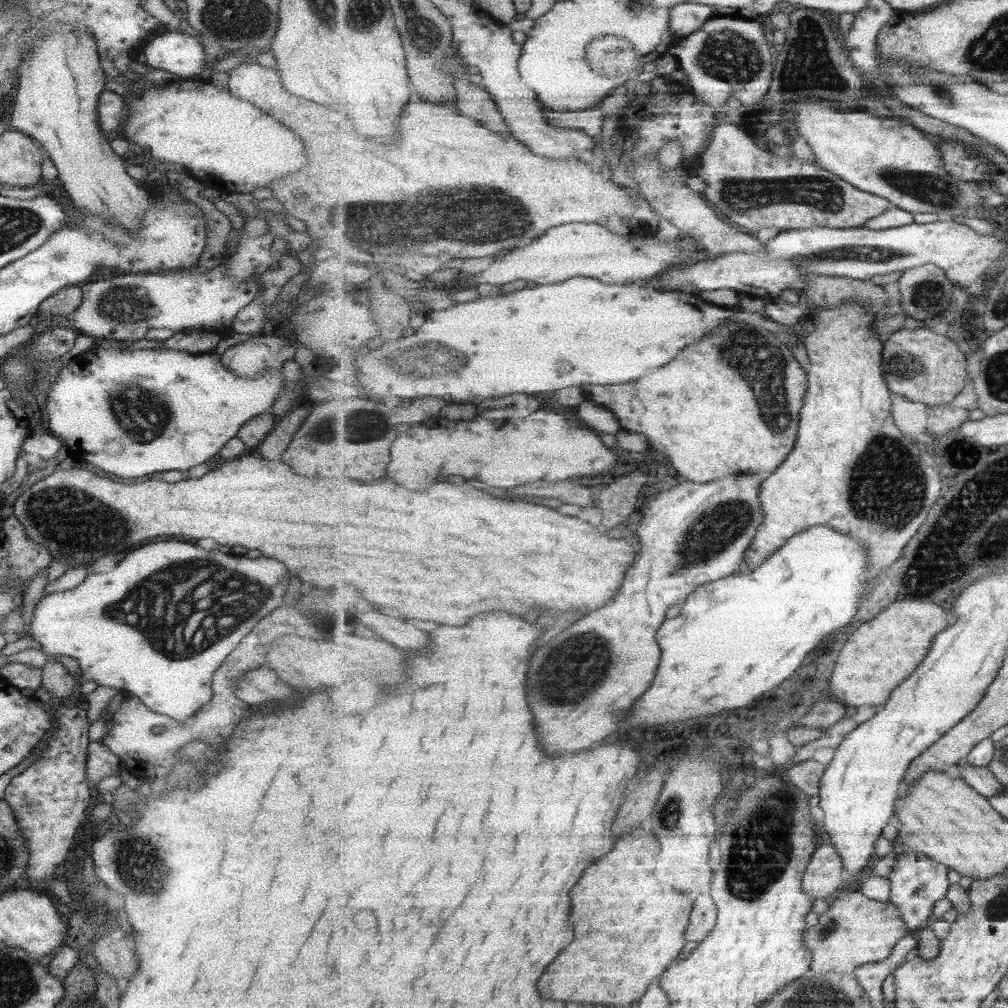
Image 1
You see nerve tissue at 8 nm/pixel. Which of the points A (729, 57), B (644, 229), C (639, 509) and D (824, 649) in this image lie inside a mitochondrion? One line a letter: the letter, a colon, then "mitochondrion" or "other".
A: mitochondrion
B: other
C: other
D: other

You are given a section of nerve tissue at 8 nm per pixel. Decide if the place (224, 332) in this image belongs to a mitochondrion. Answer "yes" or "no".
no

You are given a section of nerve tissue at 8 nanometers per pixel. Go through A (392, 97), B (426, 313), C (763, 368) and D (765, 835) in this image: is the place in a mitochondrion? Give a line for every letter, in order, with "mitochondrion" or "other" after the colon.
A: other
B: other
C: mitochondrion
D: mitochondrion

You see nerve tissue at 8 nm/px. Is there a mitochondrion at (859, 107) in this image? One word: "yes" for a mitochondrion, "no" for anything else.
no

